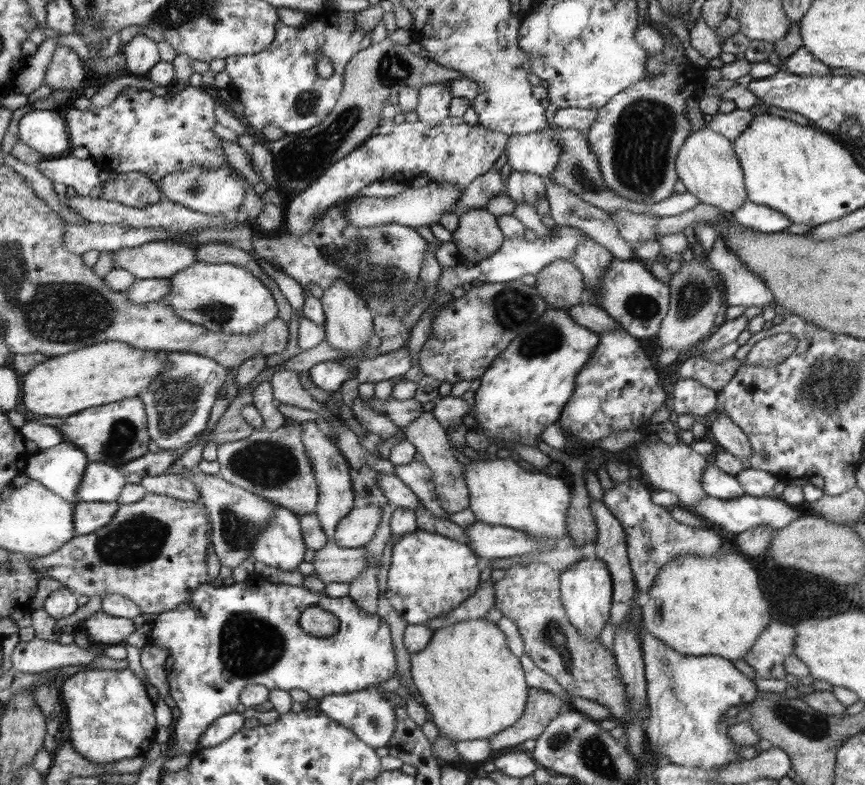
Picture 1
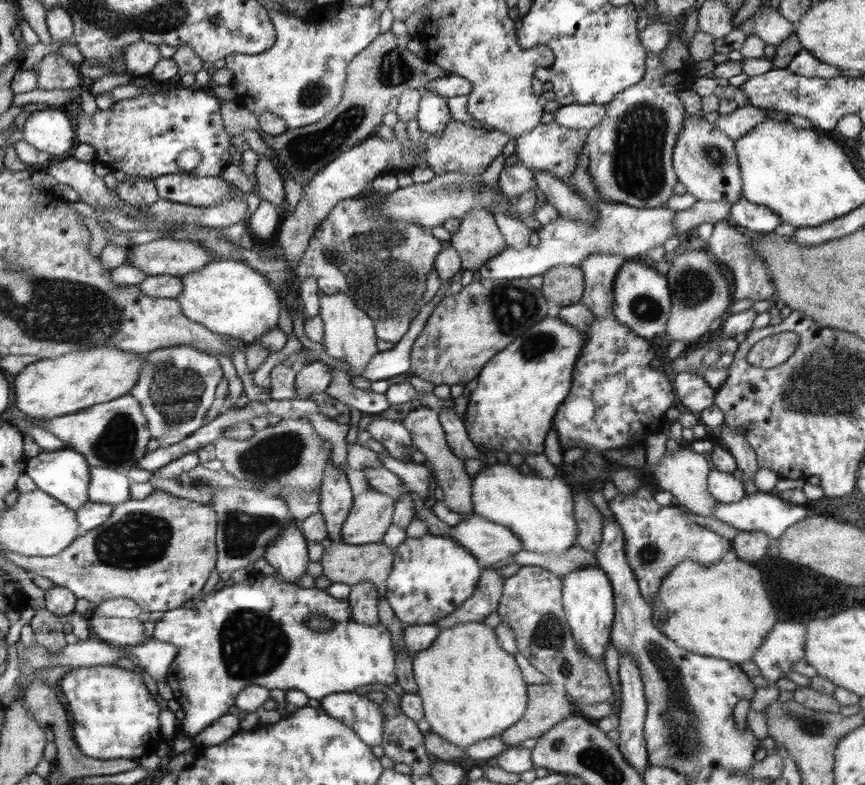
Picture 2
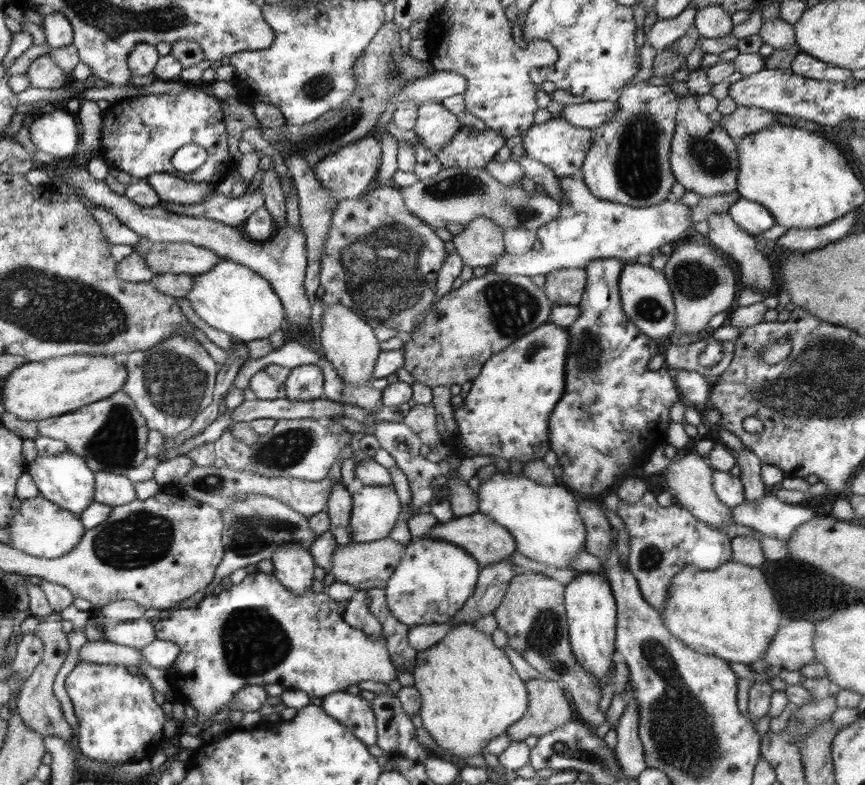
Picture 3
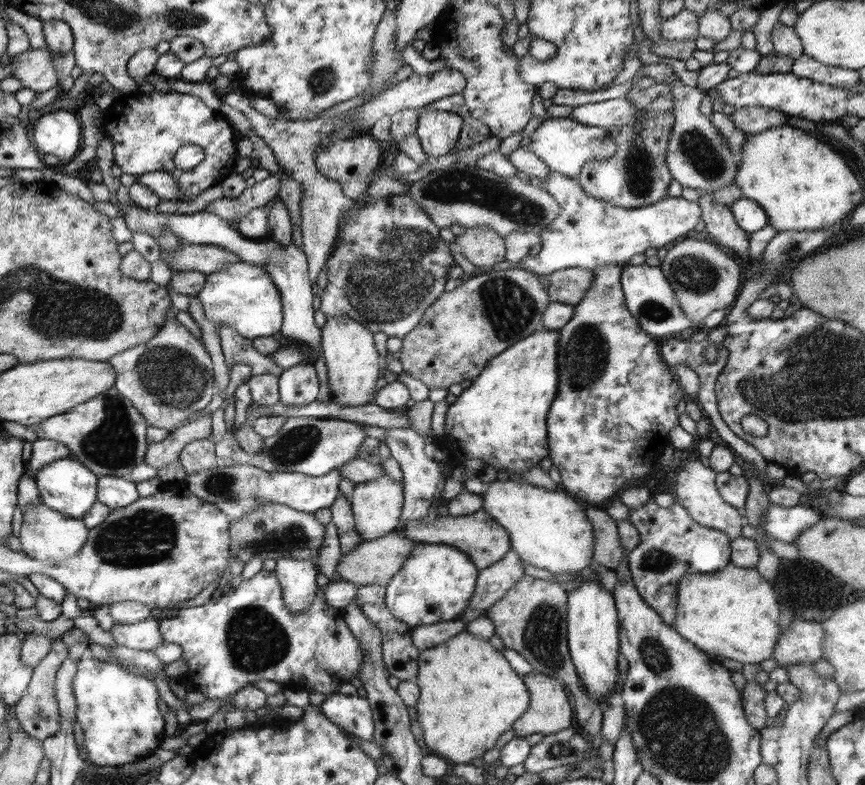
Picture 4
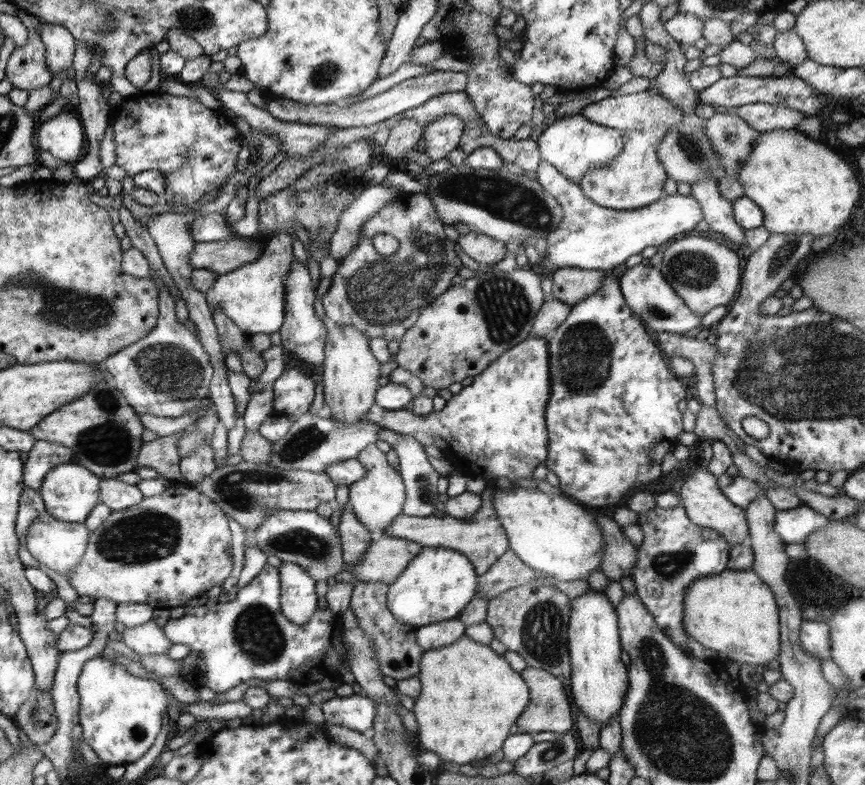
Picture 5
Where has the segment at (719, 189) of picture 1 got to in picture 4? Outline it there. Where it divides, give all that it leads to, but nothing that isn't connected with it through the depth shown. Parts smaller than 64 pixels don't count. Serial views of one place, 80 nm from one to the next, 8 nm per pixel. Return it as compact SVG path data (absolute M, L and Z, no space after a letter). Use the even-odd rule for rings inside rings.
M678 78L670 86L672 91L674 124L668 141L665 161L670 175L682 187L714 192L722 186L735 183L738 162L735 161L727 142L717 131L705 114L700 112L700 105L705 91L686 84Z

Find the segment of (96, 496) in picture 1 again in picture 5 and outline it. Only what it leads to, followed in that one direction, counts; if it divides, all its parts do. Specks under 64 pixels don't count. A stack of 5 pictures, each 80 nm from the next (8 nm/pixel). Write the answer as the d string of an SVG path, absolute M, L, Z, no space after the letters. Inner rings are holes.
M118 479L100 481L100 500L113 511L136 506L144 497L137 485L130 485Z

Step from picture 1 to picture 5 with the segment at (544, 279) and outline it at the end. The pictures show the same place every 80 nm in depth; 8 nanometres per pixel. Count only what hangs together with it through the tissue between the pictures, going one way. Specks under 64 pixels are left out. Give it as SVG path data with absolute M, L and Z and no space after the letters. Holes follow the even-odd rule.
M566 267L554 271L553 298L575 305L601 289L603 271Z

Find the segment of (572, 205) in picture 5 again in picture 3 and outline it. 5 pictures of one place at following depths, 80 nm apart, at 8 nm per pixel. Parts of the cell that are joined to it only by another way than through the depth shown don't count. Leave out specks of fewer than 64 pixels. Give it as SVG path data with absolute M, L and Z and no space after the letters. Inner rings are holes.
M560 177L560 189L566 195L566 204L562 204L559 218L537 229L537 240L542 243L542 248L522 255L522 257L504 255L494 265L488 266L488 273L499 275L520 275L533 277L536 274L550 274L552 271L564 268L586 268L588 264L598 259L620 259L625 262L635 262L639 256L650 254L656 249L665 249L672 241L683 237L690 228L690 207L682 202L667 199L661 204L649 208L633 208L624 204L615 204L606 200L599 200L590 193L586 184L576 177Z

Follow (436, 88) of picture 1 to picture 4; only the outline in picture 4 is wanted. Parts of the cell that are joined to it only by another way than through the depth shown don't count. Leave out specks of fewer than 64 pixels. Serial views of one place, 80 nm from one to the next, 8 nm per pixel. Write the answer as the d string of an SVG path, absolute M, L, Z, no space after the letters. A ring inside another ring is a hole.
M420 109L416 132L426 156L447 155L459 140L462 113Z

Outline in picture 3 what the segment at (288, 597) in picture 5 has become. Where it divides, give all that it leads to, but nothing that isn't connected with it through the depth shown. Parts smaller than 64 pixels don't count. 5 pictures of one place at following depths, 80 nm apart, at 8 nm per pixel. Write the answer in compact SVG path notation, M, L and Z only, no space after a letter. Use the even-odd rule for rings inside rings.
M289 544L273 554L274 575L297 596L310 591L314 580L314 559L308 548L301 544Z

